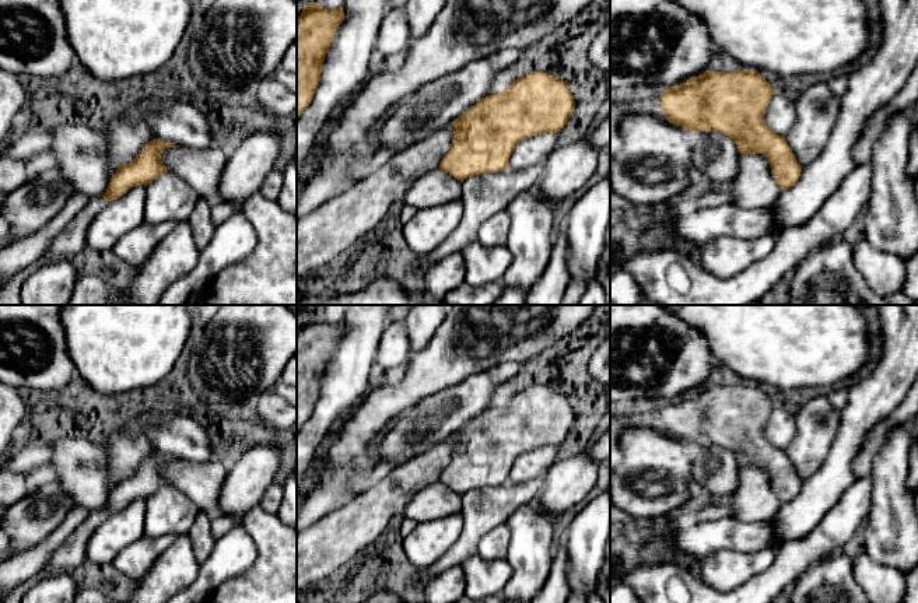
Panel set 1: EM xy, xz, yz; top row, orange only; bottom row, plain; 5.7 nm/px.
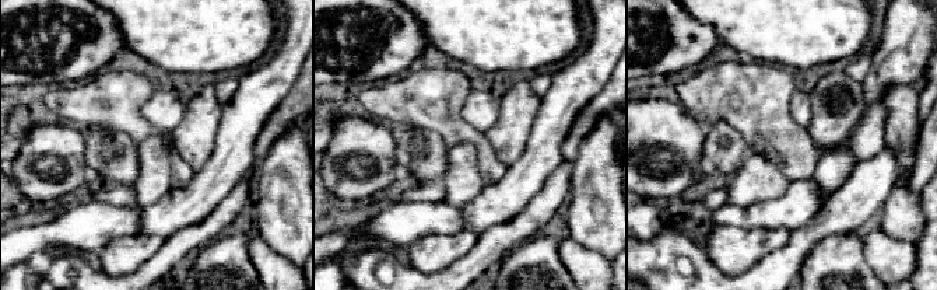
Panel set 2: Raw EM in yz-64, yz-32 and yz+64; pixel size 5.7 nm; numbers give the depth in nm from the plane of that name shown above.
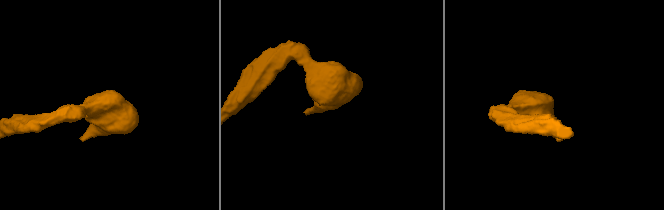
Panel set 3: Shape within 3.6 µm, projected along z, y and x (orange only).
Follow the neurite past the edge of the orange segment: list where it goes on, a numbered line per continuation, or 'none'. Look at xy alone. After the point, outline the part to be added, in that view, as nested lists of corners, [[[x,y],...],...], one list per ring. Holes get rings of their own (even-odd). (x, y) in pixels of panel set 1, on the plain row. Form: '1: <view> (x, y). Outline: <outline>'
1: xy (72, 553). Outline: [[[102,509],[90,511],[87,519],[53,551],[49,562],[36,576],[57,571],[73,574],[85,561],[88,540],[105,518]]]

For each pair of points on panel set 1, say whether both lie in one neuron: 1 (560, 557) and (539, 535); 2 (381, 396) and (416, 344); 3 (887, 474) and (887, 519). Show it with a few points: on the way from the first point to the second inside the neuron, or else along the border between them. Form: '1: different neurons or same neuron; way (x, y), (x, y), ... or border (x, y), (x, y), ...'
1: different neurons; border (553, 551), (550, 571), (545, 584)
2: different neurons; border (434, 333), (424, 347), (409, 356)
3: same neuron; way (887, 486), (887, 508)

